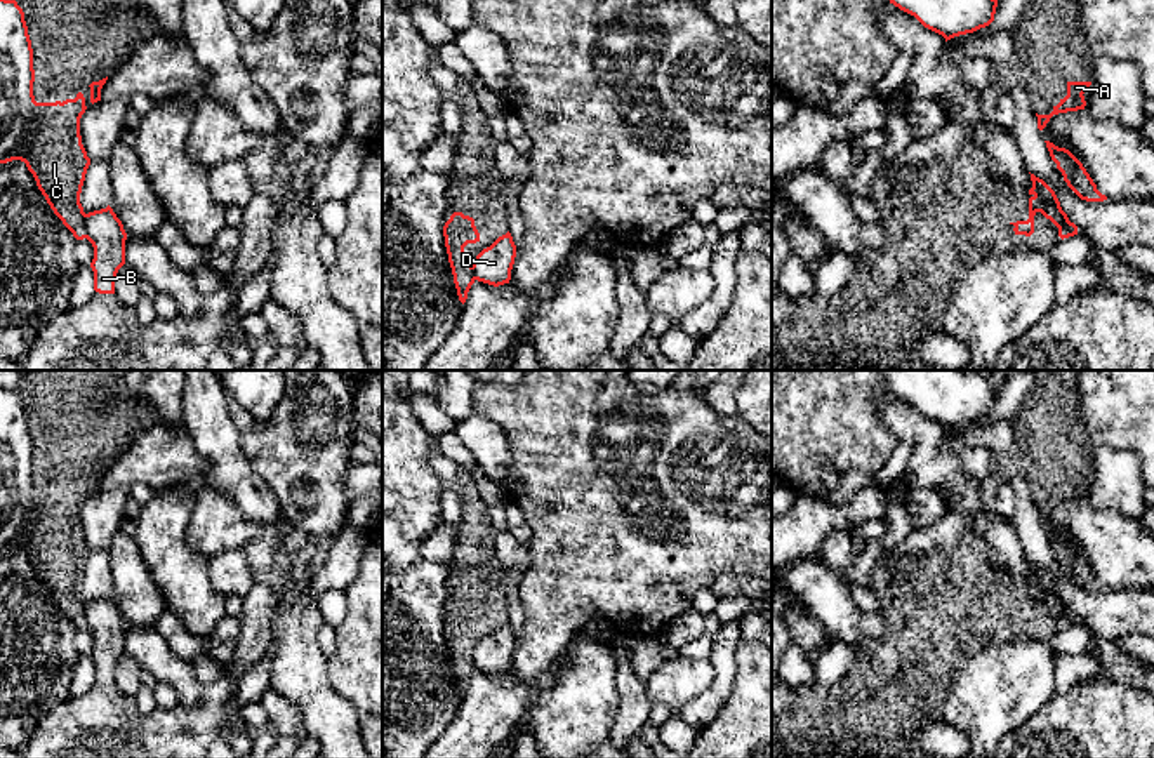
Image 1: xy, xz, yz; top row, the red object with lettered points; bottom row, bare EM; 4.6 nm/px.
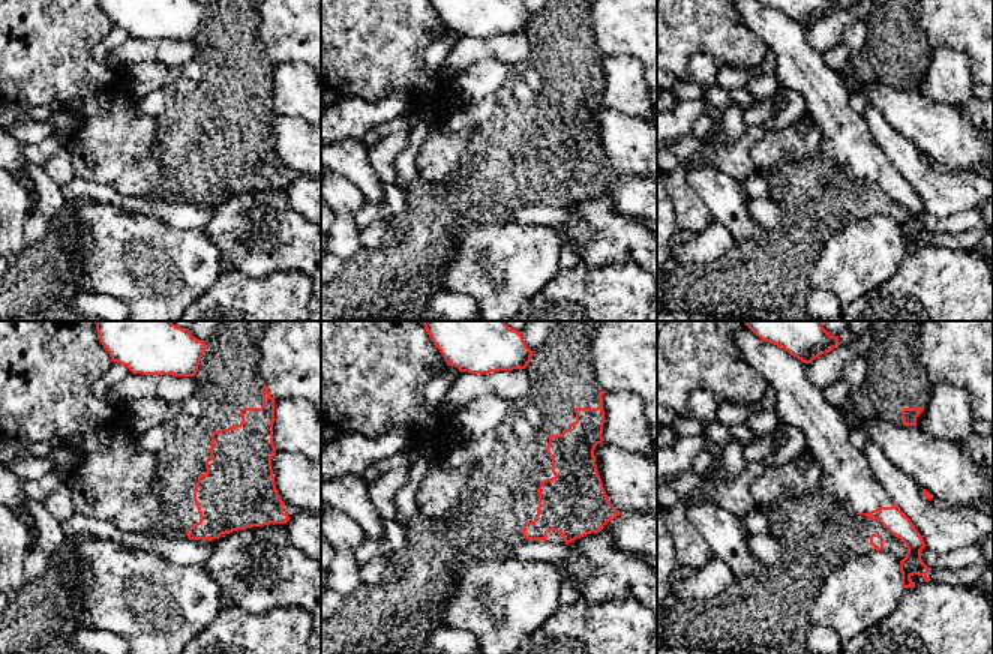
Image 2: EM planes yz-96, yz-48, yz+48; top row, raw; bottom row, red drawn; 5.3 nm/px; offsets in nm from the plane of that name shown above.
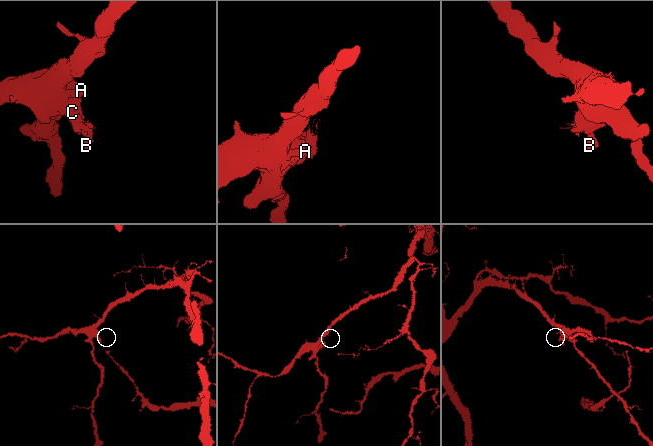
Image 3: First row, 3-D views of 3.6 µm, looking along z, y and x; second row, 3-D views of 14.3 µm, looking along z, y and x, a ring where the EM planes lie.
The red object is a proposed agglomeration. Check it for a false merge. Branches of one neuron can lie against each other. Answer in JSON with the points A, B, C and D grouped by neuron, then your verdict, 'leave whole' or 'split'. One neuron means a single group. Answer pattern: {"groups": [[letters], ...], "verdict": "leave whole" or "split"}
{"groups": [["A", "C"], ["B", "D"]], "verdict": "split"}

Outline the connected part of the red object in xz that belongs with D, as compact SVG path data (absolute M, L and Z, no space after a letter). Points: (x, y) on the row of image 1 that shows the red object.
M507 231L476 256L473 263L474 278L494 287L509 283L514 257L516 245Z

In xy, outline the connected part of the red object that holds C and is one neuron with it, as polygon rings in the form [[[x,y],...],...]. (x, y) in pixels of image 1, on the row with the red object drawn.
[[[0,0],[0,163],[24,162],[54,214],[83,240],[80,193],[90,165],[80,136],[85,97],[36,103],[33,82],[24,12],[16,0]]]

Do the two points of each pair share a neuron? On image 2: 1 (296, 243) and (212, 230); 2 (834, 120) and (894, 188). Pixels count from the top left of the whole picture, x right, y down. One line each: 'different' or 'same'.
1: same
2: same

